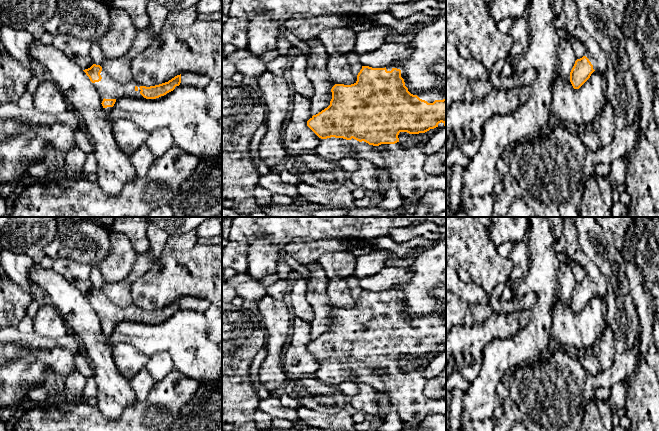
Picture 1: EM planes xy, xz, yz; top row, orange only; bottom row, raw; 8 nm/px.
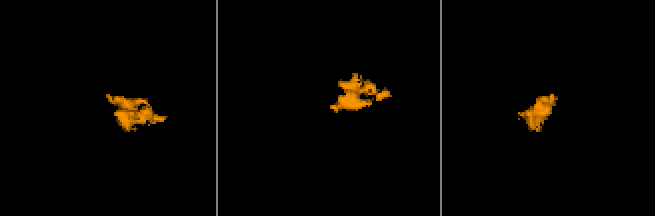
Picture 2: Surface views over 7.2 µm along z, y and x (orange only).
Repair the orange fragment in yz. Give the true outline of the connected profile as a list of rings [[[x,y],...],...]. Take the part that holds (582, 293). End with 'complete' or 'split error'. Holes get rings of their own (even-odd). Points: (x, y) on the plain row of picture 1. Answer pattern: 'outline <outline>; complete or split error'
outline [[[563,217],[563,219],[564,249],[562,253],[582,265],[586,272],[585,279],[575,285],[570,296],[570,306],[573,312],[579,313],[595,294],[602,298],[605,297],[607,279],[594,262],[582,251],[574,222],[569,217]]]; split error

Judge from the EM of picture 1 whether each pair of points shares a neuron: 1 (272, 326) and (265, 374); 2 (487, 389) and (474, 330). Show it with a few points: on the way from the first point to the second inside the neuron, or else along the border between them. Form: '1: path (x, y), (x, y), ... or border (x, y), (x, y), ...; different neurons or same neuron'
1: path (274, 338), (273, 362); same neuron
2: border (496, 337), (484, 348), (482, 353); different neurons

